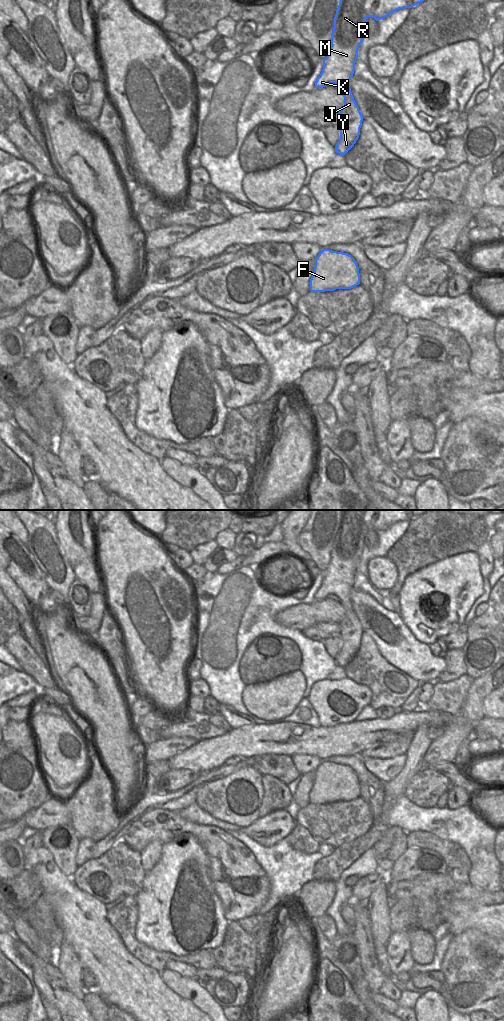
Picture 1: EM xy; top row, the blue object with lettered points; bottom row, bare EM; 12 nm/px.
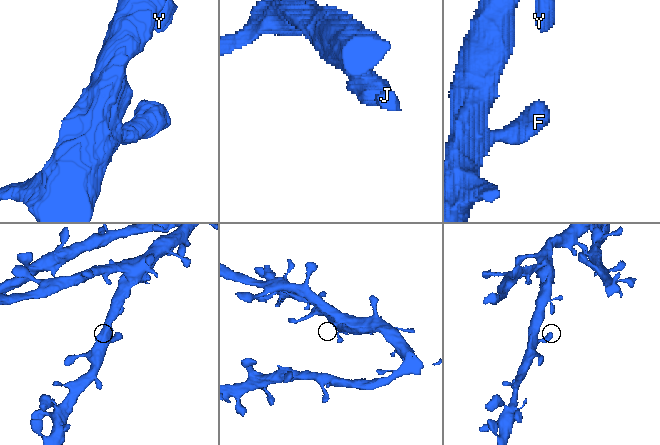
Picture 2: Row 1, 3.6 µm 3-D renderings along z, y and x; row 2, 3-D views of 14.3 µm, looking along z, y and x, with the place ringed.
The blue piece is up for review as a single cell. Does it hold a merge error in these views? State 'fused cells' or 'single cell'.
single cell

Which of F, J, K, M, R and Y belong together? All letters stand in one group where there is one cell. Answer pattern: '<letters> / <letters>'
F J K M R Y

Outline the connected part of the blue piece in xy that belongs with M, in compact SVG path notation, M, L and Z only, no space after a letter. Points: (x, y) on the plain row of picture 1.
M340 510L334 529L331 558L323 572L323 581L315 594L315 600L328 595L338 597L344 608L344 619L340 626L340 651L336 665L344 668L356 655L360 647L363 628L350 600L354 586L358 561L364 550L364 534L368 529L376 533L391 525L412 520L427 510Z

